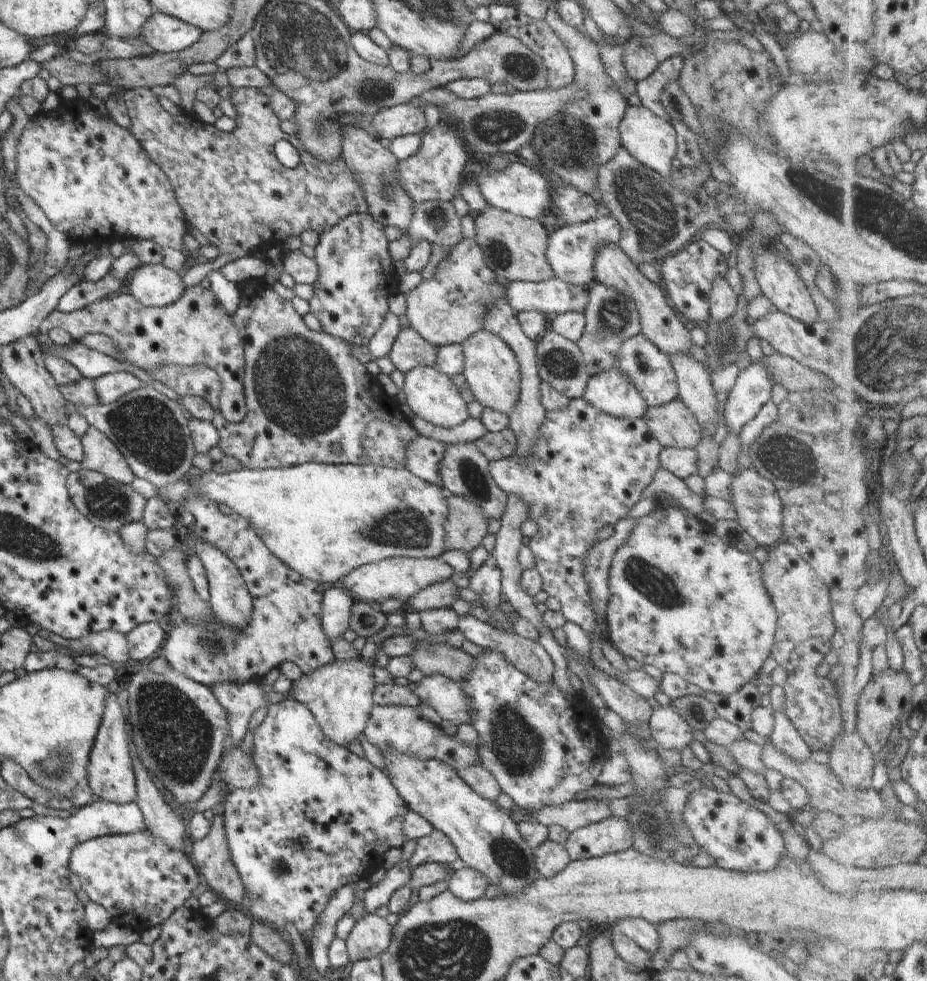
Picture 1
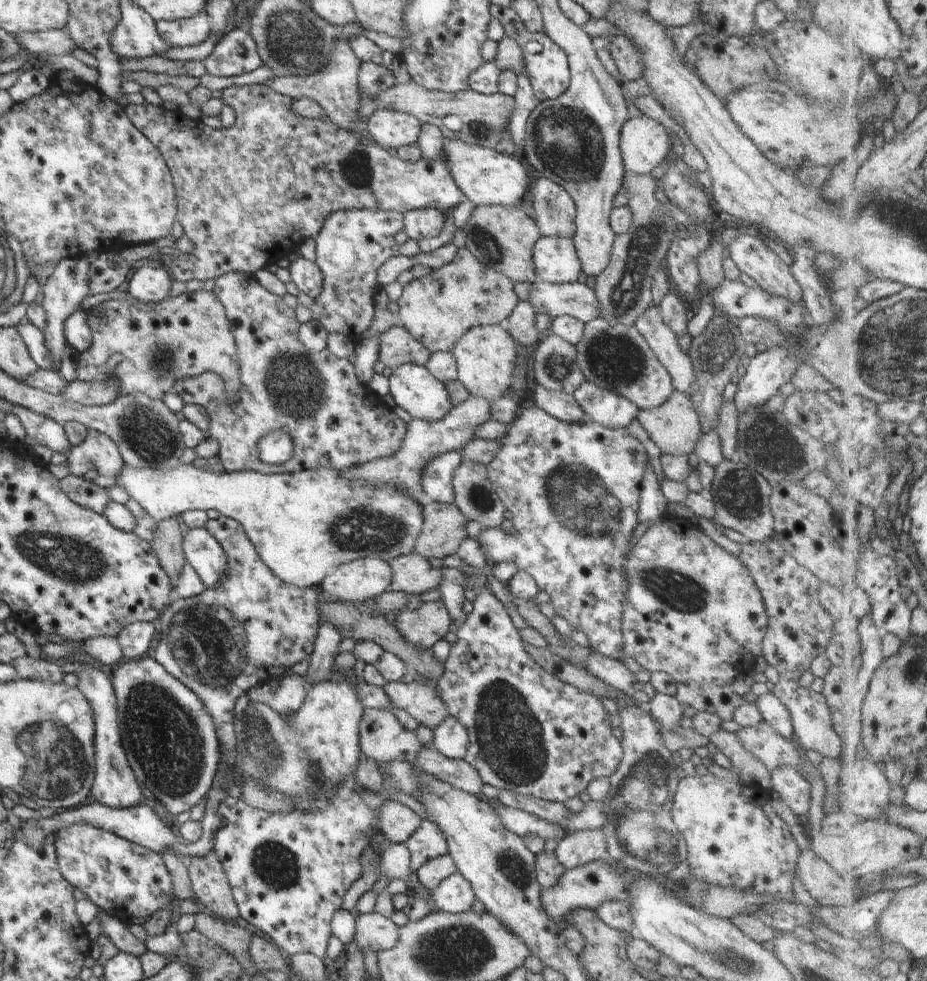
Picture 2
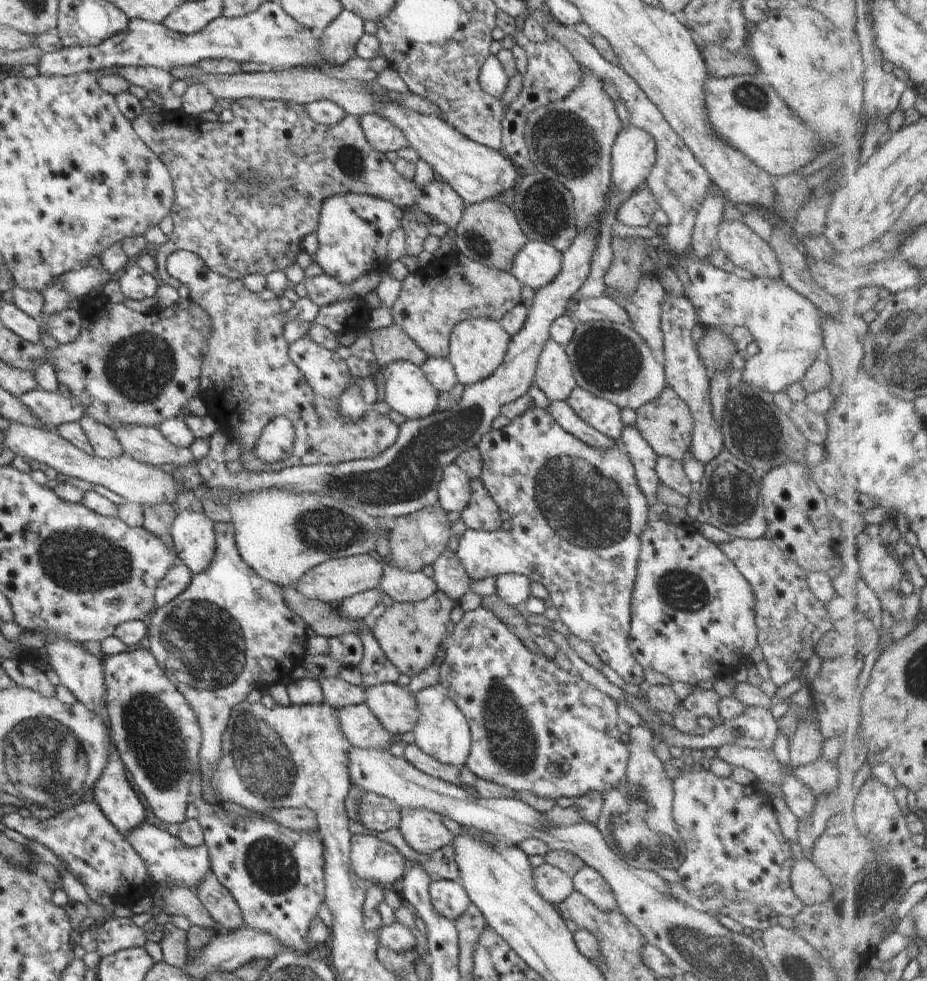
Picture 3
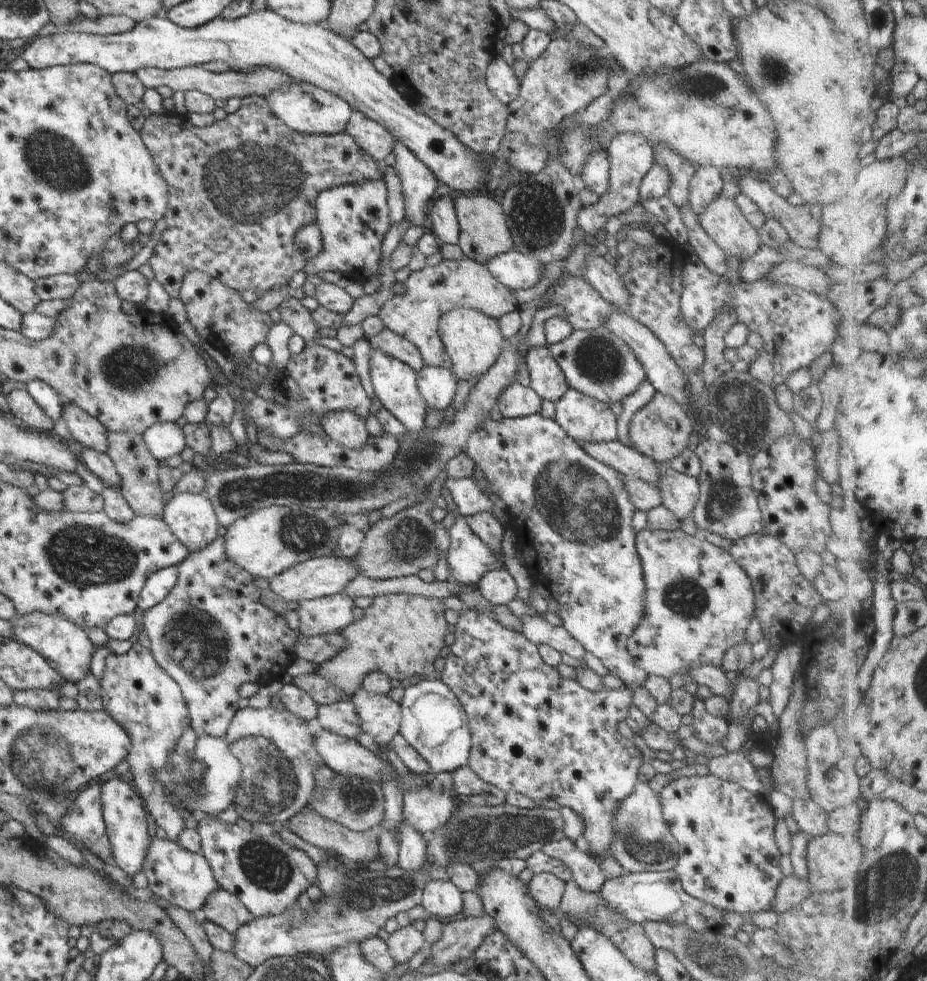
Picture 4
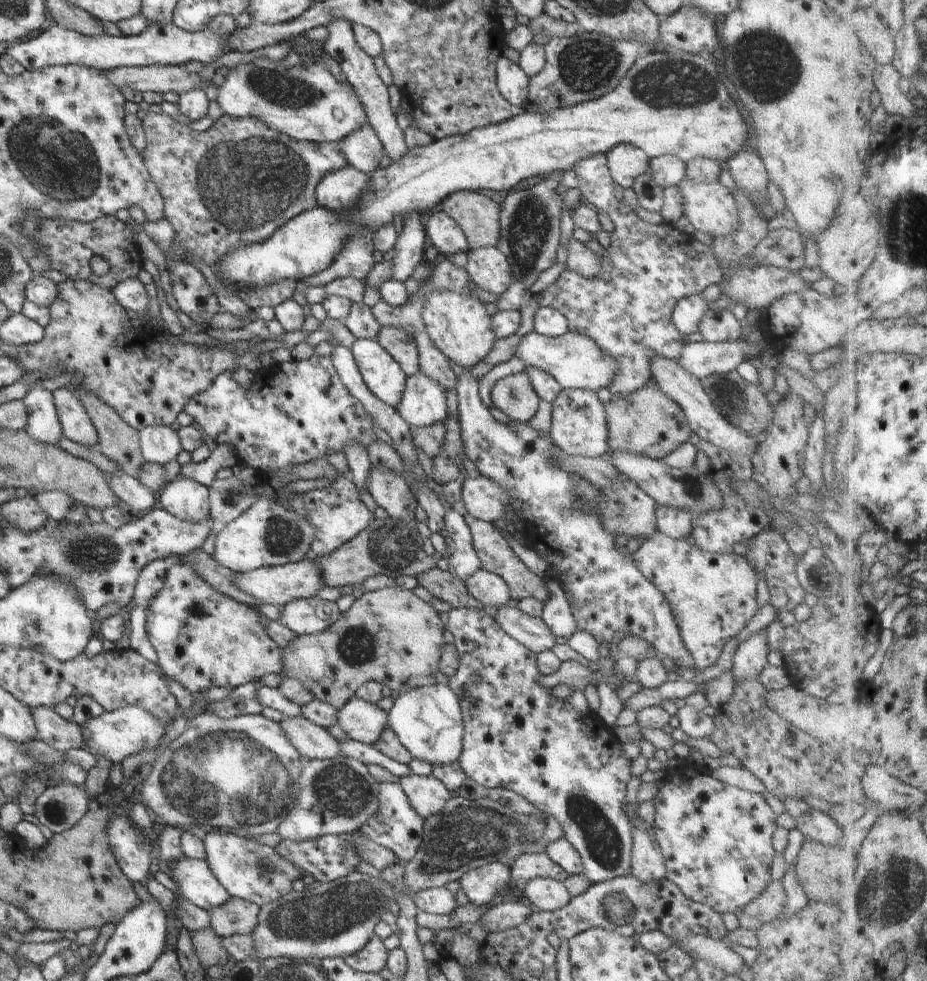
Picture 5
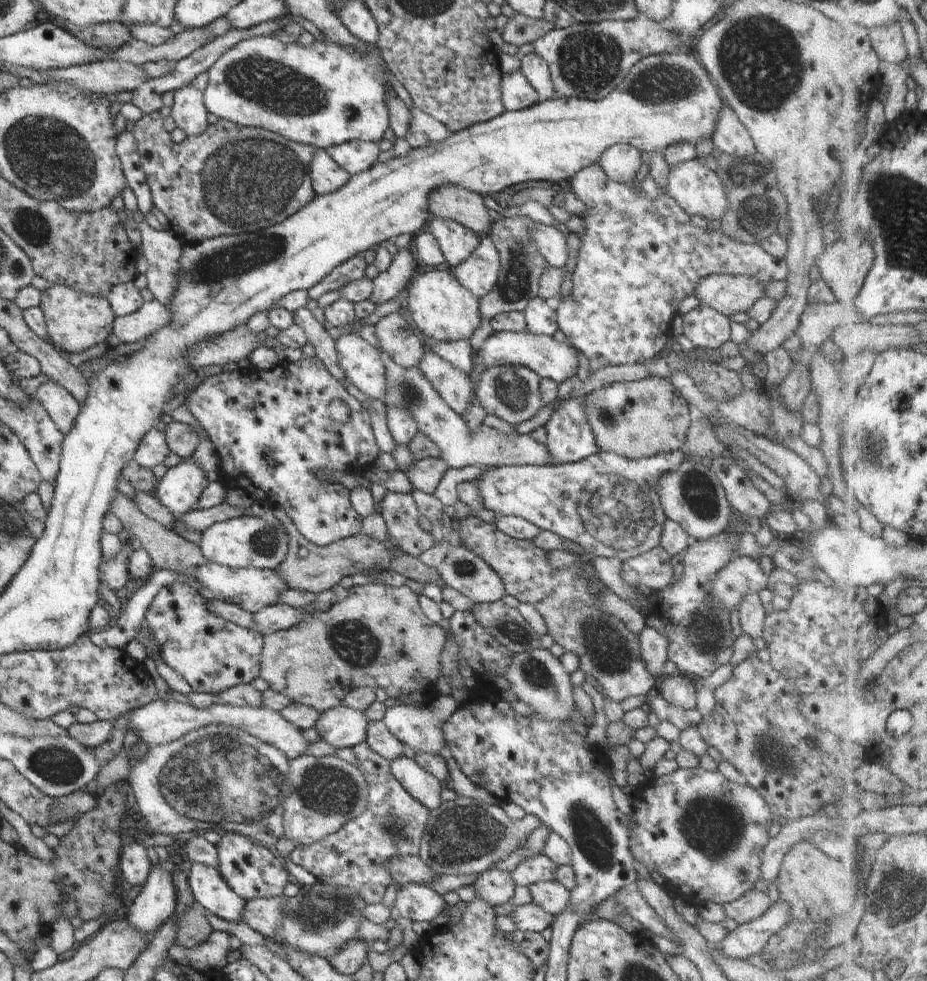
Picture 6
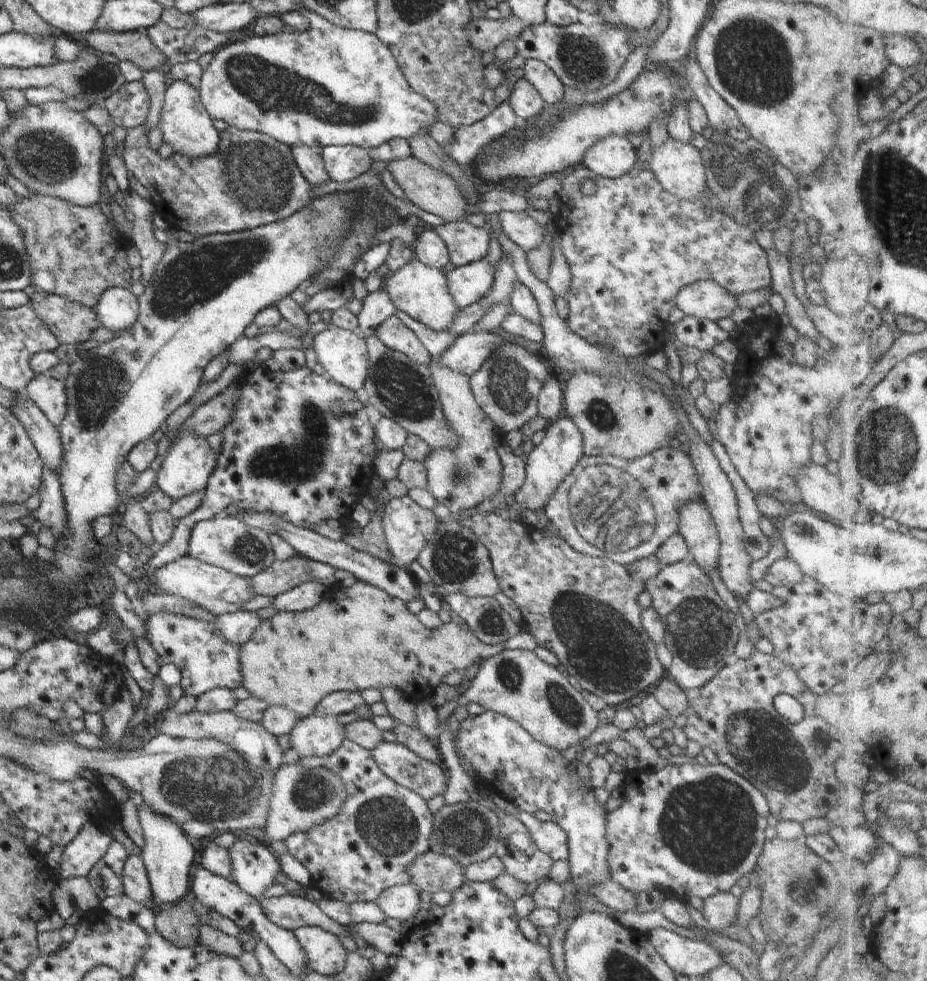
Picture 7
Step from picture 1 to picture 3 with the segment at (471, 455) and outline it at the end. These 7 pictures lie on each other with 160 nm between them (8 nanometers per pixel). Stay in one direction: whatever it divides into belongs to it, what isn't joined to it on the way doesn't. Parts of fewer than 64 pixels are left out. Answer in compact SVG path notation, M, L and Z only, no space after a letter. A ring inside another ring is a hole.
M470 478L469 489L468 504L461 512L461 518L467 528L490 532L500 529L503 522L502 517L500 517L501 509L489 495L481 480Z

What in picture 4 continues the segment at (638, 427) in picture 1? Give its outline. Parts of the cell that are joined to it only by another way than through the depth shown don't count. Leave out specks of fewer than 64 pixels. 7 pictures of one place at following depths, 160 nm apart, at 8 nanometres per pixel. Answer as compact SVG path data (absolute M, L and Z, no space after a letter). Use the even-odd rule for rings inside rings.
M534 413L519 419L502 419L500 422L488 418L481 424L481 428L469 436L466 454L475 462L479 476L492 485L491 496L501 504L508 512L511 526L518 538L515 550L521 565L527 568L530 578L535 584L542 584L558 602L560 607L558 616L561 618L562 626L590 653L600 658L610 670L610 674L620 678L626 687L642 687L646 677L646 671L633 663L632 657L627 649L627 638L630 638L634 629L638 626L644 614L644 591L645 582L643 579L642 563L637 553L635 543L635 532L631 527L631 520L635 506L630 500L625 484L615 468L596 460L593 456L586 454L584 449L571 437L568 436L562 427L554 420L542 417L540 413ZM463 516L449 528L448 569L451 577L465 585L476 585L490 571L506 568L503 551L495 553L478 538Z

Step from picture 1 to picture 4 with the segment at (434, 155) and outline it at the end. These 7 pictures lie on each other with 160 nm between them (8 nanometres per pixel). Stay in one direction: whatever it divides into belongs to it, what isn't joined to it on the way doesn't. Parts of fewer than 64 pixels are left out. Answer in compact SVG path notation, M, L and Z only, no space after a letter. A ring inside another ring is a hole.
M250 95L241 100L241 106L232 114L222 120L216 120L210 126L196 127L190 123L186 116L172 112L162 113L146 113L144 124L139 130L142 142L150 151L154 162L159 166L161 176L167 184L169 192L169 201L165 215L167 227L162 233L162 236L154 244L152 256L147 260L147 263L152 268L155 279L162 284L164 290L168 292L171 298L179 298L180 282L184 280L186 274L192 271L202 271L212 278L218 279L222 284L229 286L231 289L237 290L239 293L242 290L254 290L258 292L258 298L263 292L273 289L278 285L288 285L288 282L296 272L304 270L306 260L301 255L301 252L295 245L294 236L299 228L315 223L316 213L314 209L314 201L319 195L319 192L342 185L364 183L365 181L383 181L383 173L378 169L378 162L371 156L368 156L346 131L334 134L306 134L288 128L281 118L278 118L270 108L268 101L263 96ZM441 196L429 208L432 234L439 244L458 244L461 230L454 201L450 197Z

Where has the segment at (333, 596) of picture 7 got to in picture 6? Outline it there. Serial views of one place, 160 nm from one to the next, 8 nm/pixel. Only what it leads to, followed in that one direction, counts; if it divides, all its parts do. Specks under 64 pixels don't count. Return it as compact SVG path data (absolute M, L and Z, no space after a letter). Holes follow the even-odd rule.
M382 583L356 585L348 591L348 597L344 602L338 602L335 605L332 605L328 611L309 614L309 619L307 621L302 621L288 630L276 631L263 635L263 651L261 652L259 676L268 682L270 689L286 693L293 700L293 703L302 703L306 706L311 706L319 713L323 713L326 709L338 706L336 702L340 702L342 696L324 694L324 692L338 690L338 686L344 686L344 688L351 689L355 689L356 687L370 687L372 690L384 688L384 690L387 691L388 696L391 696L392 698L400 698L404 692L412 693L414 690L422 690L424 685L434 684L438 678L440 678L440 656L442 654L442 649L444 648L444 643L447 640L444 628L445 626L443 624L435 623L424 615L424 612L420 608L420 603L418 603L418 595L412 592L406 585L402 585L401 587L391 587L383 585Z

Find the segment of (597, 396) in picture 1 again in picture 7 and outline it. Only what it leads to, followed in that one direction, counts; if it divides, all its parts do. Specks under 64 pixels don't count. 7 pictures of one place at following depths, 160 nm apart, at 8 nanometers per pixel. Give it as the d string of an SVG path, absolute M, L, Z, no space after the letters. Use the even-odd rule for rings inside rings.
M562 414L555 421L548 423L545 436L526 457L526 478L524 483L514 494L514 505L524 514L529 510L537 510L551 504L552 496L559 484L568 476L578 461L585 455L583 438L576 424L570 417Z

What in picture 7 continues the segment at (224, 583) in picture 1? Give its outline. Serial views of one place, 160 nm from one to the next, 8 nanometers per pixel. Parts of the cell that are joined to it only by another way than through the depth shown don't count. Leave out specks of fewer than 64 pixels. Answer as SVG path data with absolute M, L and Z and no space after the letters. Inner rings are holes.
M184 432L180 439L176 439L170 445L169 451L164 456L160 471L157 472L157 480L154 485L162 490L164 494L170 496L173 501L204 491L210 475L217 465L216 456L208 445L206 437L190 435Z

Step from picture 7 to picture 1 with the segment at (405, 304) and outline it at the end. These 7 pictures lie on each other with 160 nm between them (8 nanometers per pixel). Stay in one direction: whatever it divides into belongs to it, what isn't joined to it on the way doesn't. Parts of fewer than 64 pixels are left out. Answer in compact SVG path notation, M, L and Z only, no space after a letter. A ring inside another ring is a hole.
M480 330L466 338L462 344L464 356L463 376L472 392L474 399L483 407L510 414L514 412L514 406L518 404L518 392L520 392L520 366L516 356L508 347L508 344L500 336L490 334L486 330Z

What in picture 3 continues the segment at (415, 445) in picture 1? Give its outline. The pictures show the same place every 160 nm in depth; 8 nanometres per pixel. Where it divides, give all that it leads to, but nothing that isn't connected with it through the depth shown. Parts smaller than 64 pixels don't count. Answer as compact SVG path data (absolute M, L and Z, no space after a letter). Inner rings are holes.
M448 462L443 468L437 488L437 504L446 512L462 512L470 498L469 476L456 464Z

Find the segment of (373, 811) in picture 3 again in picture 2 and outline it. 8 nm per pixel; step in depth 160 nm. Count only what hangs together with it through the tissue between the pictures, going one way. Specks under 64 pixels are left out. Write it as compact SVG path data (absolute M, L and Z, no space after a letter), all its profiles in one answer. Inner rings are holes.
M387 800L379 810L380 832L392 843L405 843L422 824L422 819L412 809L401 803Z

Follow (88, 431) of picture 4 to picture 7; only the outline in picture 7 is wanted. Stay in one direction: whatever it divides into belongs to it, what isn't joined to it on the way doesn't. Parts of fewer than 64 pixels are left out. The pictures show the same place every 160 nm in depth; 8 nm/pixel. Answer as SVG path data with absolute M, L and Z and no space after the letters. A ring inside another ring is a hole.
M46 374L35 375L25 388L24 394L46 415L46 418L58 428L67 411L67 396L64 383Z

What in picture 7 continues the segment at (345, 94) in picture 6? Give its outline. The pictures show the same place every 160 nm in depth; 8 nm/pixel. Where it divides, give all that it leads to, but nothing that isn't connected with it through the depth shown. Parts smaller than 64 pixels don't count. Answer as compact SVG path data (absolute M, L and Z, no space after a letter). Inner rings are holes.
M300 8L295 17L308 19L311 28L305 31L295 27L291 33L275 35L250 35L213 53L198 89L202 104L212 118L243 131L267 134L289 147L352 145L366 150L395 138L407 140L420 133L427 134L428 125L438 121L434 105L407 85L390 49L375 33L339 27L305 8Z

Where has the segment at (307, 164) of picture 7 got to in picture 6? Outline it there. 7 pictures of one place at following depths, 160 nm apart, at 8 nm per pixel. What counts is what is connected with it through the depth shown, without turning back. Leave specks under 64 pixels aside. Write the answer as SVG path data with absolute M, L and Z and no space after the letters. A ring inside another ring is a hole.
M318 149L312 159L309 176L311 194L319 197L342 188L350 180L351 174L338 166L325 149Z

